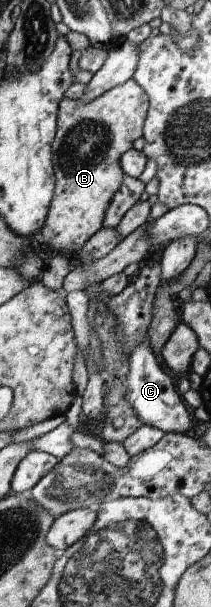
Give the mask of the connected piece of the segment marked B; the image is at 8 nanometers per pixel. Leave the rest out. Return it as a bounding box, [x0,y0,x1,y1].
[39,78,150,256]

